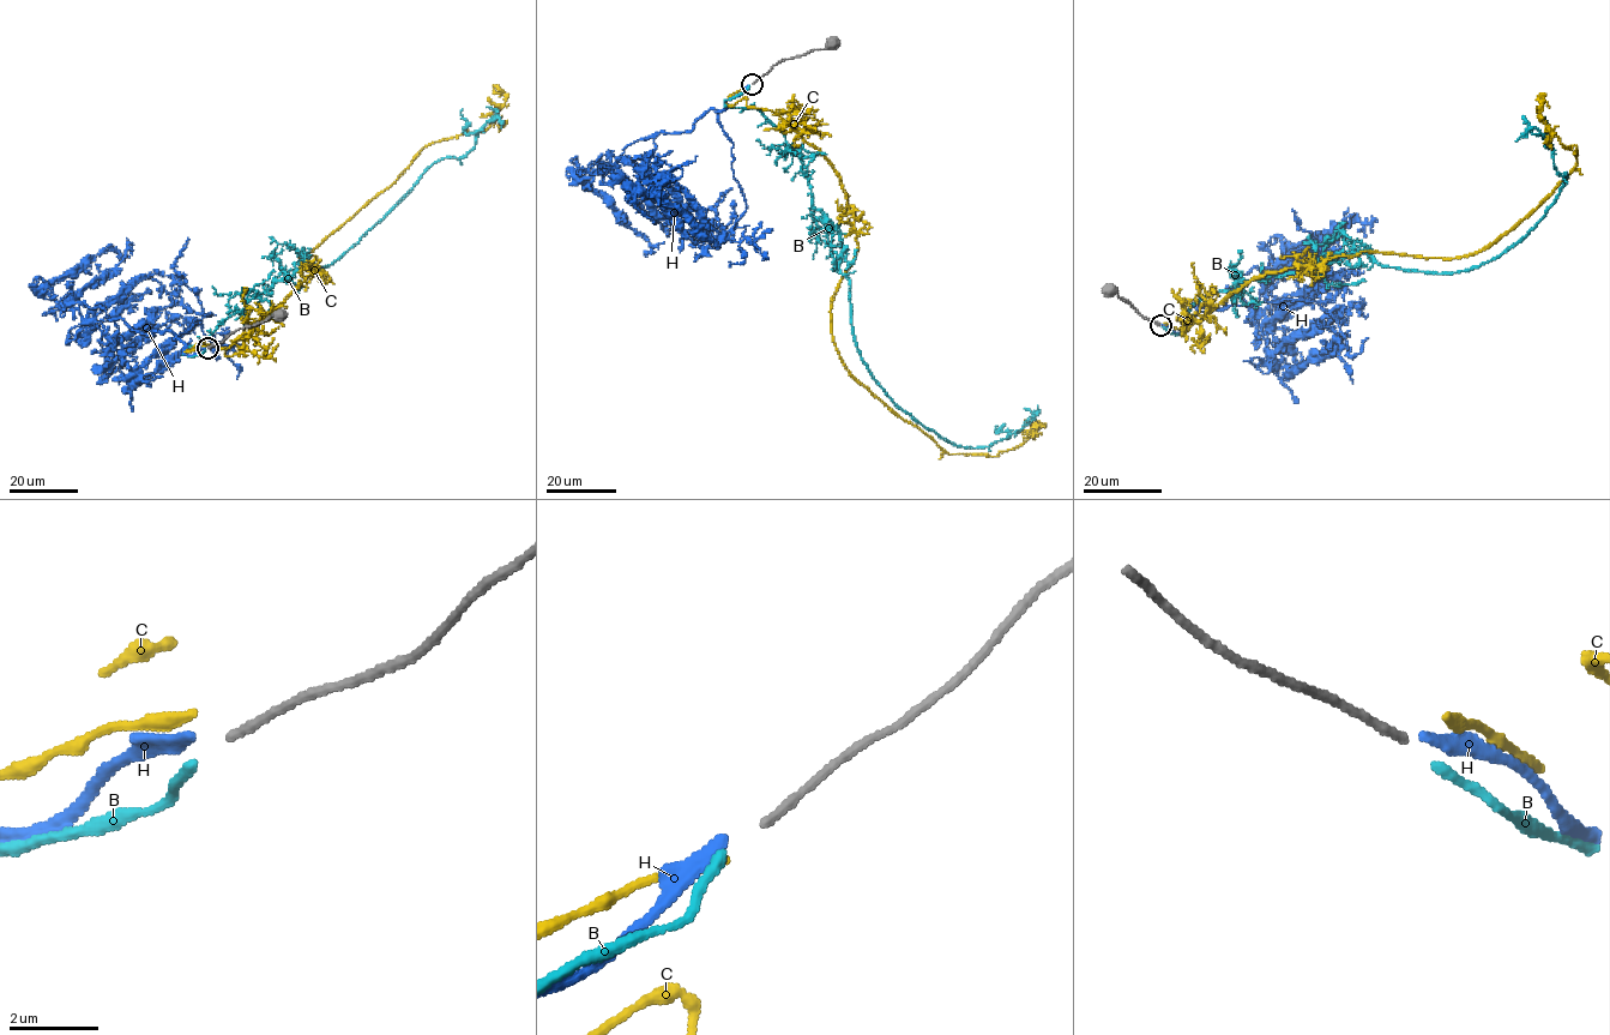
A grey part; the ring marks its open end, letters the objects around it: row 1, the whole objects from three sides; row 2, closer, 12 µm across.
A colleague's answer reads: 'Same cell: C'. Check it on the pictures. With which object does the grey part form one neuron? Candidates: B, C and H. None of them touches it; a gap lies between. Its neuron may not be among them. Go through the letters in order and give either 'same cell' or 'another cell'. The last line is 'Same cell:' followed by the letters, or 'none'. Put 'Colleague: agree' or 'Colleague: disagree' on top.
Colleague: disagree
B: another cell
C: another cell
H: another cell
Same cell: none

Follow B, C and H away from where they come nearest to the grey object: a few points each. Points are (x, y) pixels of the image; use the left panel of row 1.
B: (205, 350), (184, 353), (303, 257), (335, 262), (429, 168), (465, 155), (496, 114), (487, 107)
C: (205, 347), (242, 340), (320, 260), (299, 257), (428, 144), (483, 131), (504, 104), (499, 96)
H: (205, 348), (185, 354), (170, 331), (133, 331), (85, 301), (83, 324), (68, 331), (84, 337), (149, 289)

